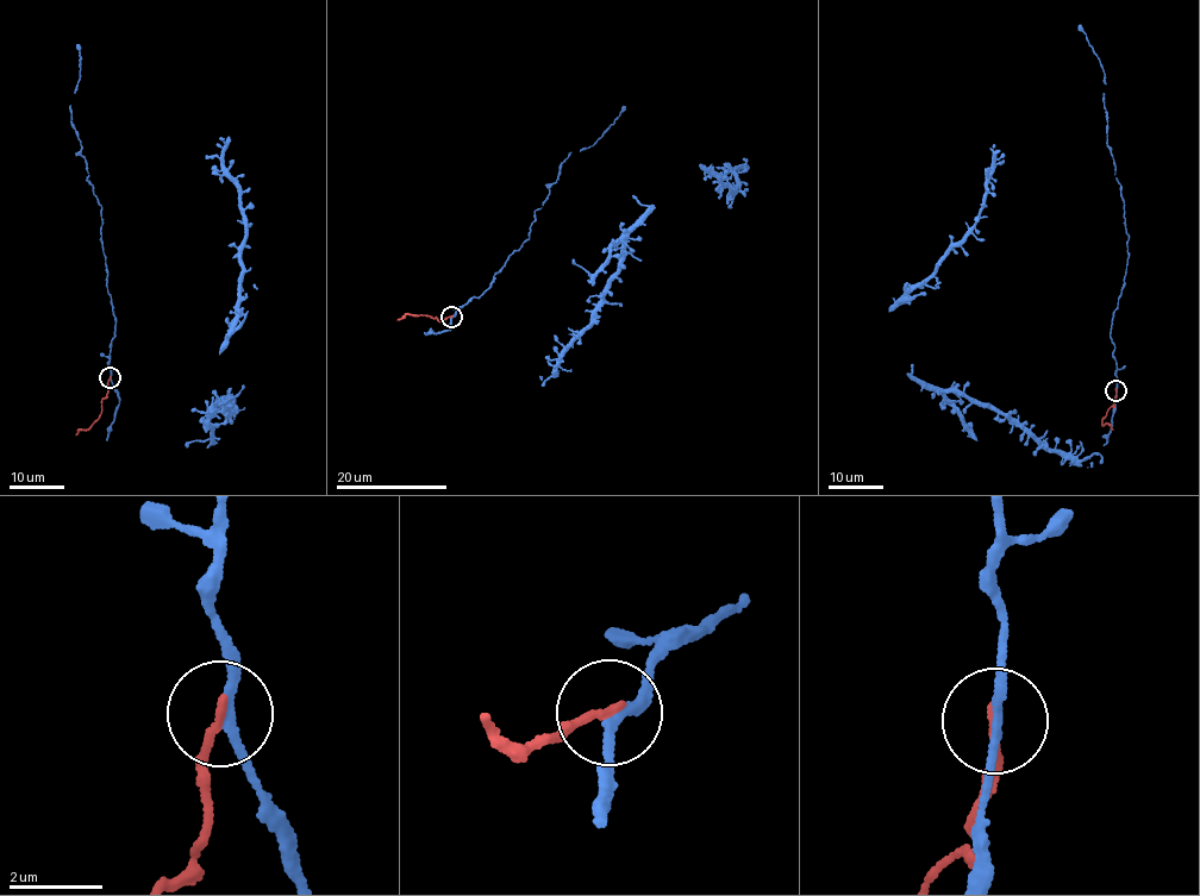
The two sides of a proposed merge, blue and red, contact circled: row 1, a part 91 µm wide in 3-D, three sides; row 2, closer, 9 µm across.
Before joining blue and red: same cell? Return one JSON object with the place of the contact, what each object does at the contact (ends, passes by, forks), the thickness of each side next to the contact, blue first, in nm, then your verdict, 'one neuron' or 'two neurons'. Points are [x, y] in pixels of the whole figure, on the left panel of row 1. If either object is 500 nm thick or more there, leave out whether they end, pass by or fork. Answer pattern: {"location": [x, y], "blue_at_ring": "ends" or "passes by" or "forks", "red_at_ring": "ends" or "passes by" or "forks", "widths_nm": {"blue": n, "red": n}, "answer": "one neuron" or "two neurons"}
{"location": [110, 377], "blue_at_ring": "passes by", "red_at_ring": "ends", "widths_nm": {"blue": 170, "red": 190}, "answer": "two neurons"}

